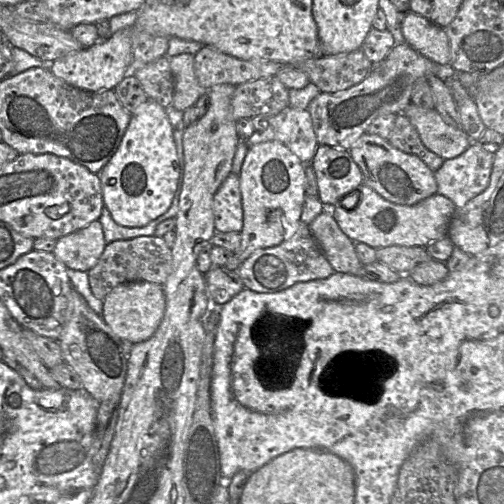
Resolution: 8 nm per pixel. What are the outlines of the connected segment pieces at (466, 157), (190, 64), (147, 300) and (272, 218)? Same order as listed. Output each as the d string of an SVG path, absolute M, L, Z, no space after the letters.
M478 142L452 159L444 160L435 172L437 193L449 198L461 208L489 185L494 154L484 150Z
M180 54L169 58L174 77L174 95L172 105L182 112L194 106L197 100L210 90L200 85L194 69L194 56Z
M148 281L123 283L113 288L103 300L101 317L121 340L132 344L149 339L159 327L166 308L162 284Z
M279 141L250 146L239 177L243 206L241 246L223 266L231 271L257 249L274 247L291 238L300 225L306 197L305 165Z

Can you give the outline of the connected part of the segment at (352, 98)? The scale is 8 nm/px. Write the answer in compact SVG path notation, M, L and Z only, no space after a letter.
M406 42L394 45L387 56L373 63L370 73L358 84L335 93L320 92L308 105L314 132L320 145L349 150L367 132L372 121L385 114L402 114L412 103L416 81L432 74L434 63Z

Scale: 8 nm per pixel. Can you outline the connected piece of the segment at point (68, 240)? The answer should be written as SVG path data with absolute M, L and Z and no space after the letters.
M98 219L57 239L53 254L67 268L88 272L98 263L106 246L103 226Z

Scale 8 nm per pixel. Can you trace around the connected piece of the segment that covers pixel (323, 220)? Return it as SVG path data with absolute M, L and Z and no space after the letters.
M329 209L319 214L309 229L335 272L362 276L355 243L340 229Z

